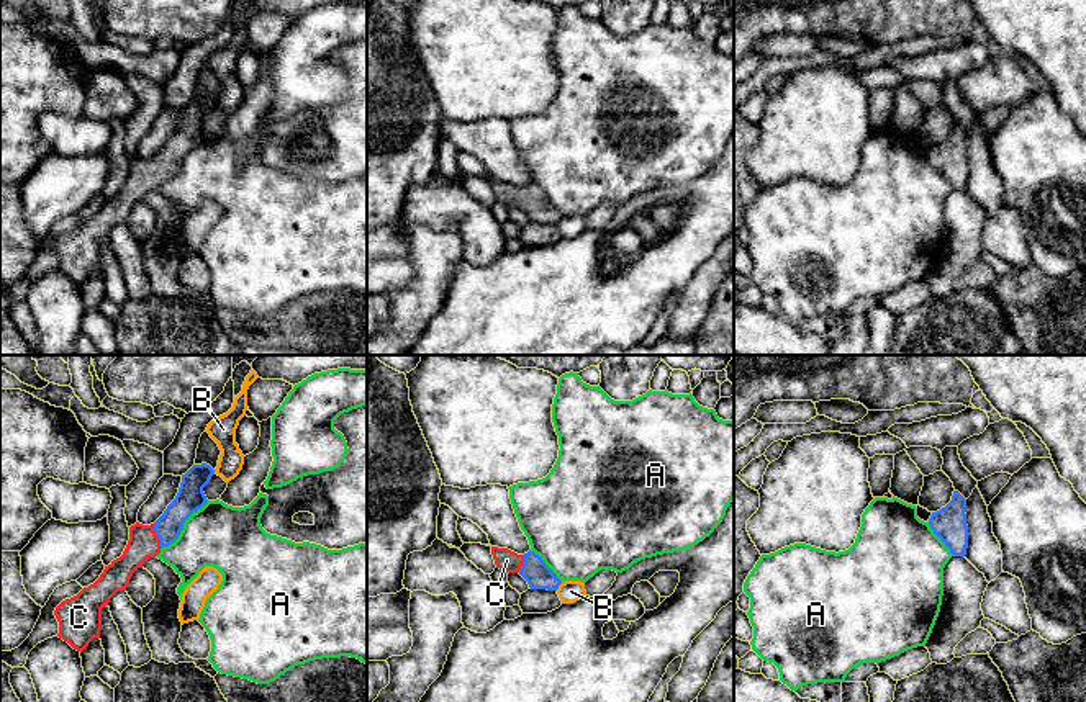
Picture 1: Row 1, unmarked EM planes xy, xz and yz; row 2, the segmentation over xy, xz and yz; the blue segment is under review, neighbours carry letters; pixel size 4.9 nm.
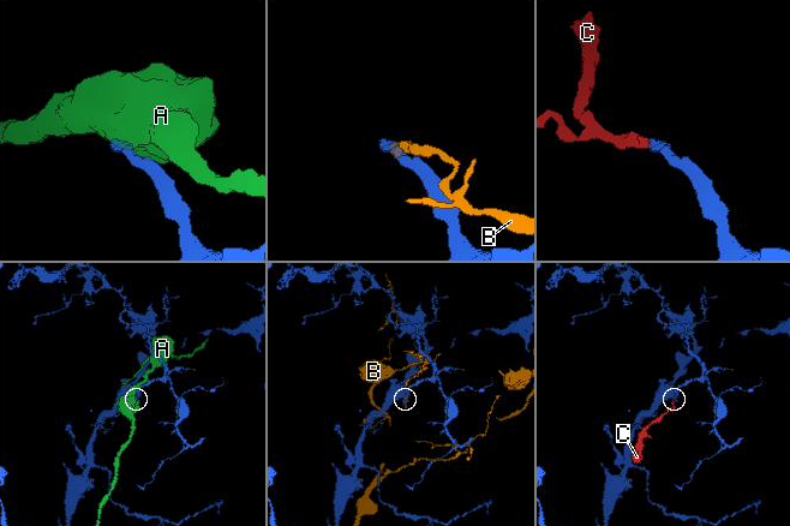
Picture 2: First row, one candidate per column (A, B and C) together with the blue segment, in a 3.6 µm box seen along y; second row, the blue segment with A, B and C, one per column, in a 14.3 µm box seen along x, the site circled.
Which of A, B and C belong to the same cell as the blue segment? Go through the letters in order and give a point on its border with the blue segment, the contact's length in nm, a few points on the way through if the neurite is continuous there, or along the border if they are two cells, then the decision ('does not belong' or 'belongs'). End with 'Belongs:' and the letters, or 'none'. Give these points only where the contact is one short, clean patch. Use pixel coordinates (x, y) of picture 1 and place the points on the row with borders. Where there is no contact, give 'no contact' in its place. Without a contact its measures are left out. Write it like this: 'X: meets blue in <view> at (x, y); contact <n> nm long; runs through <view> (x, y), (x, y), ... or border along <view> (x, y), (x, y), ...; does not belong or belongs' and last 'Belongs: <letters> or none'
A: meets blue in xy at (182, 526); contact 340 nm long; does not belong
B: meets blue in xz at (559, 584); contact 50 nm long; does not belong
C: meets blue in xy at (158, 535); contact 130 nm long; runs through xy (190, 498), (158, 535), (143, 544); belongs
Belongs: C

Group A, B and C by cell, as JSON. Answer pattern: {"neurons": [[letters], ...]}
{"neurons": [["A"], ["B"], ["C"]]}

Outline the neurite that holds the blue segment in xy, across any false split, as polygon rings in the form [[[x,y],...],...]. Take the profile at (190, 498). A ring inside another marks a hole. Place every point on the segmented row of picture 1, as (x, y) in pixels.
[[[193,465],[182,475],[175,499],[154,524],[136,522],[129,527],[129,540],[123,555],[105,566],[93,584],[56,607],[59,638],[80,653],[93,638],[100,638],[102,609],[118,591],[126,591],[138,568],[179,538],[185,520],[206,504],[203,488],[213,475],[215,470],[210,465]]]

